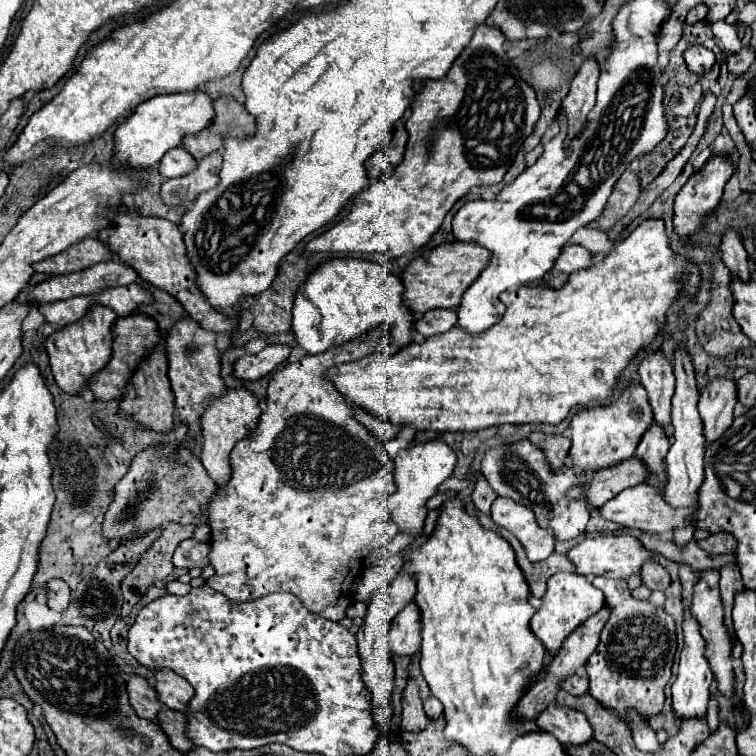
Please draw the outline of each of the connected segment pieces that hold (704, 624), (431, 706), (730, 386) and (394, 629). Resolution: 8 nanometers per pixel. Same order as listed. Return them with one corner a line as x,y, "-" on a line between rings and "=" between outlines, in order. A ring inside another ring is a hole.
703,571
699,573
699,583
693,591
691,601
691,613
701,625
701,635
707,641
707,659
711,663
711,671
719,681
719,689
727,695
733,695
733,667
731,667
731,637
727,635
727,629
723,625
723,605
719,599
719,571
=
429,695
425,701
423,701
423,707
425,707
425,713
429,715
429,717
441,717
441,713
443,713
443,705
437,701
437,697
433,697
433,695
=
713,379
699,397
699,415
703,421
705,441
717,441
733,423
733,407
737,403
735,381
=
407,603
389,627
389,645
397,655
413,655
421,645
421,611
417,603

